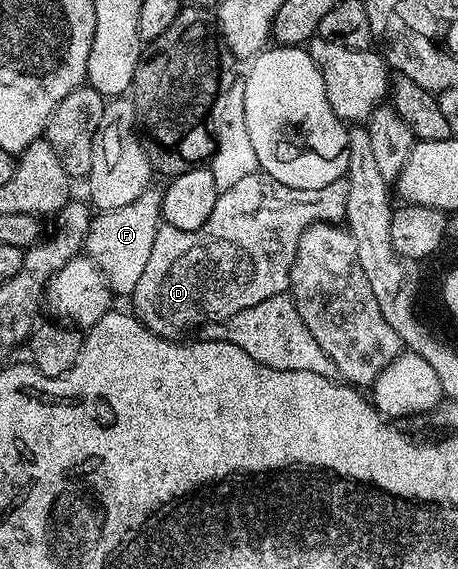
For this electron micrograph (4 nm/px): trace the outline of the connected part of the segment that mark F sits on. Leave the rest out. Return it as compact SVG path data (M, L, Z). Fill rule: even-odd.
M145 191L139 201L122 209L97 214L88 224L82 251L92 258L91 266L102 276L109 292L131 296L138 285L138 277L142 277L146 269L146 261L150 261L158 226L158 208L162 203L161 196L155 195L154 191Z

